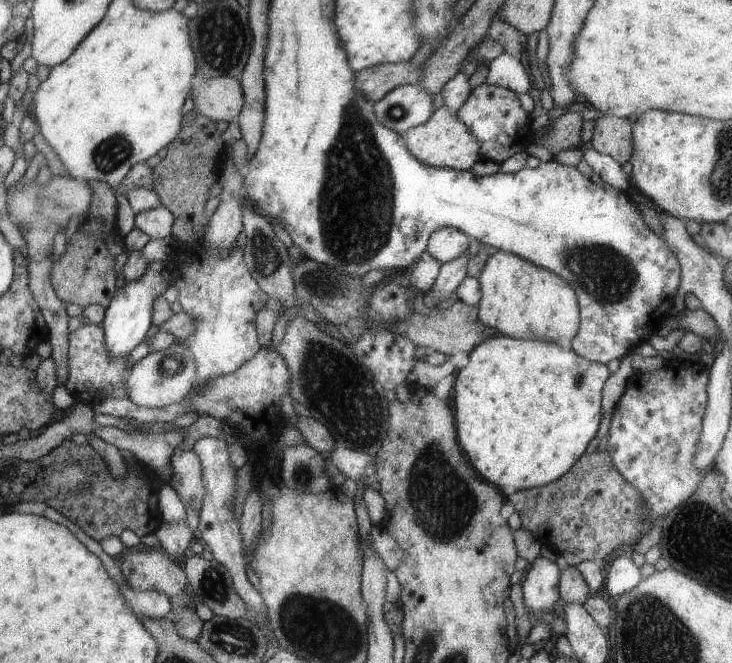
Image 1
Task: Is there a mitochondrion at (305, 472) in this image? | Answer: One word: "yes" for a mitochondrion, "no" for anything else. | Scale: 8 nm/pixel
yes

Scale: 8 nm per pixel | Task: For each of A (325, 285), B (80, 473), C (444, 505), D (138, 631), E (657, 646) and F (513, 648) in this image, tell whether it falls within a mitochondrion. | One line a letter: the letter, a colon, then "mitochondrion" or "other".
A: mitochondrion
B: mitochondrion
C: mitochondrion
D: other
E: mitochondrion
F: other

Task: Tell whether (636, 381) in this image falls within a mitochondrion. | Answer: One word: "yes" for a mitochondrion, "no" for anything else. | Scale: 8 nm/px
no

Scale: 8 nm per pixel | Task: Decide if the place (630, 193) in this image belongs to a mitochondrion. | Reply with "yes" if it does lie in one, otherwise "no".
no

